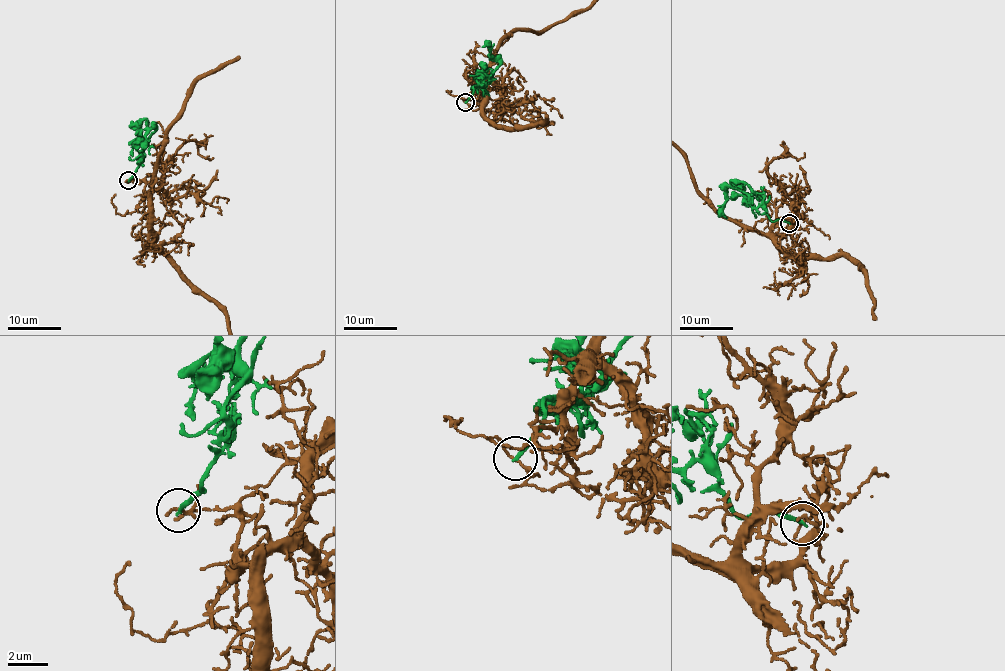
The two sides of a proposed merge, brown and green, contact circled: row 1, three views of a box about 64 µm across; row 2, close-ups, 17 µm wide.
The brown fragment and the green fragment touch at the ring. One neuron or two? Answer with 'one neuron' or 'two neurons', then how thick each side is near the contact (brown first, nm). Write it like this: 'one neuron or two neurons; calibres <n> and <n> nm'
two neurons; calibres 150 and 200 nm

